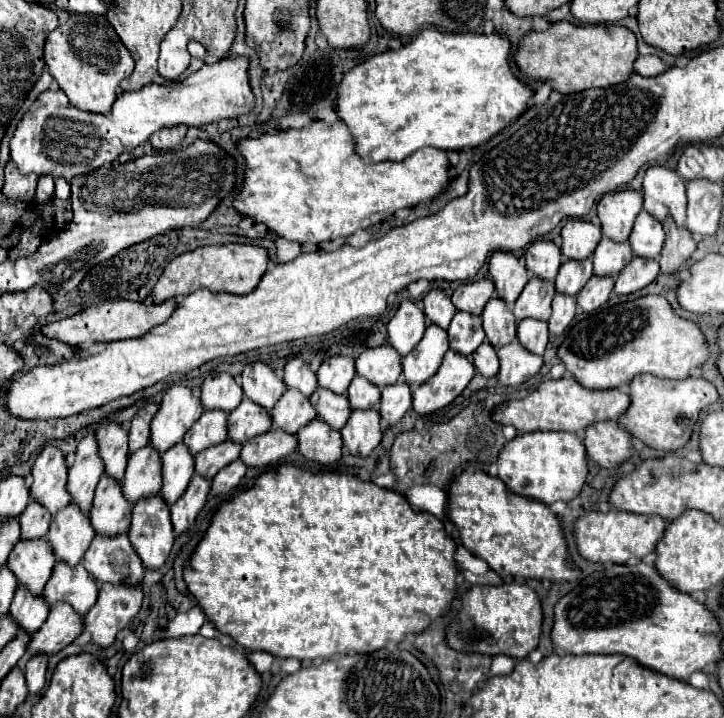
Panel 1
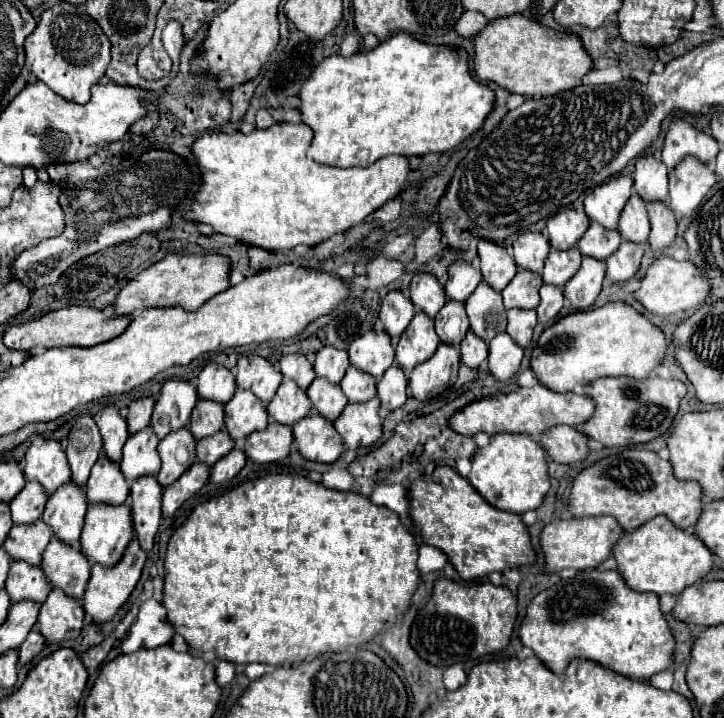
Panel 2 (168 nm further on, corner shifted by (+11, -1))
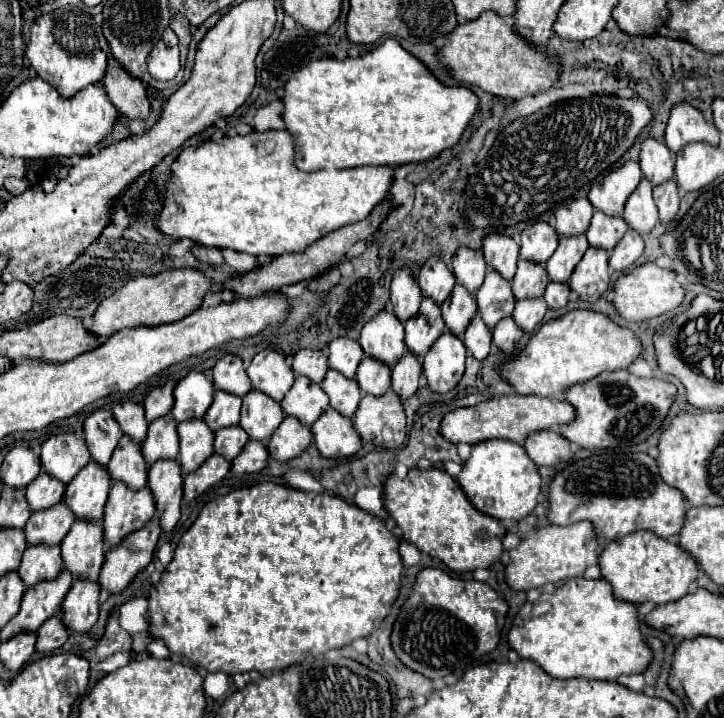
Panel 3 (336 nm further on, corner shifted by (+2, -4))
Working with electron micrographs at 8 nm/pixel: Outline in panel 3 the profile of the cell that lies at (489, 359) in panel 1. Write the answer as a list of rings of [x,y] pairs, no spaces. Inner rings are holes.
[[[479,313],[469,323],[469,329],[465,329],[463,343],[473,353],[473,357],[479,359],[479,361],[483,361],[489,355],[489,349],[491,349],[491,331],[481,321],[481,315]]]

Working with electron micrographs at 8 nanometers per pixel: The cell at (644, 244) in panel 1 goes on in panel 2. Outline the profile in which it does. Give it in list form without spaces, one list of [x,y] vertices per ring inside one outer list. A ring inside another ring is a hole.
[[[638,194],[630,196],[628,204],[624,206],[618,230],[622,238],[628,242],[636,242],[636,244],[648,242],[648,236],[650,236],[648,212],[646,212],[646,204],[640,200]]]

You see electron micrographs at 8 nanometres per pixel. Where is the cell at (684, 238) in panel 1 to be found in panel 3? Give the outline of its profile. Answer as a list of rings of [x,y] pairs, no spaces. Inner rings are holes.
[[[667,181],[665,185],[655,185],[653,187],[653,199],[655,199],[655,205],[659,209],[661,221],[663,223],[673,221],[677,211],[679,211],[679,201],[681,201],[677,183],[675,181]]]

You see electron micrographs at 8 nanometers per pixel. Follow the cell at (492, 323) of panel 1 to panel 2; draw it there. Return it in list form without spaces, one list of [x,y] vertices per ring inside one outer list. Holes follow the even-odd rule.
[[[480,282],[480,286],[472,292],[472,296],[466,300],[466,312],[470,318],[472,332],[482,338],[486,344],[500,332],[506,330],[506,310],[502,304],[502,296],[492,290],[486,282]]]

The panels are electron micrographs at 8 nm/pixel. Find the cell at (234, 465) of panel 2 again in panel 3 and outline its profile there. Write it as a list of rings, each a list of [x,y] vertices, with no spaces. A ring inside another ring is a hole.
[[[247,441],[243,447],[243,453],[233,459],[231,471],[235,475],[247,475],[247,473],[259,473],[267,465],[267,445],[263,441]]]

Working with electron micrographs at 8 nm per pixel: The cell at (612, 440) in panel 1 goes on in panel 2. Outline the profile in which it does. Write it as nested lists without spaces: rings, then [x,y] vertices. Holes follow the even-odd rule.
[[[554,426],[540,438],[540,444],[546,448],[552,460],[560,464],[576,464],[584,462],[586,456],[590,454],[588,440],[590,438],[578,428]]]

